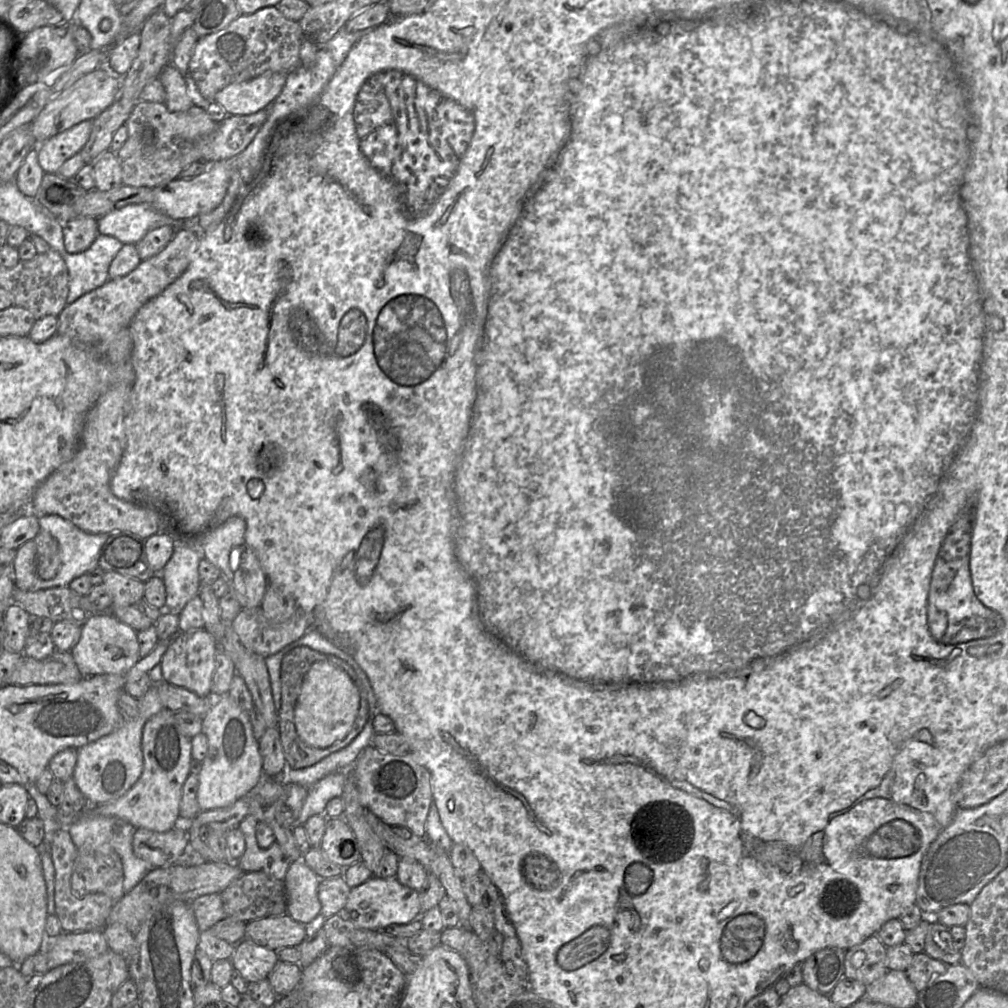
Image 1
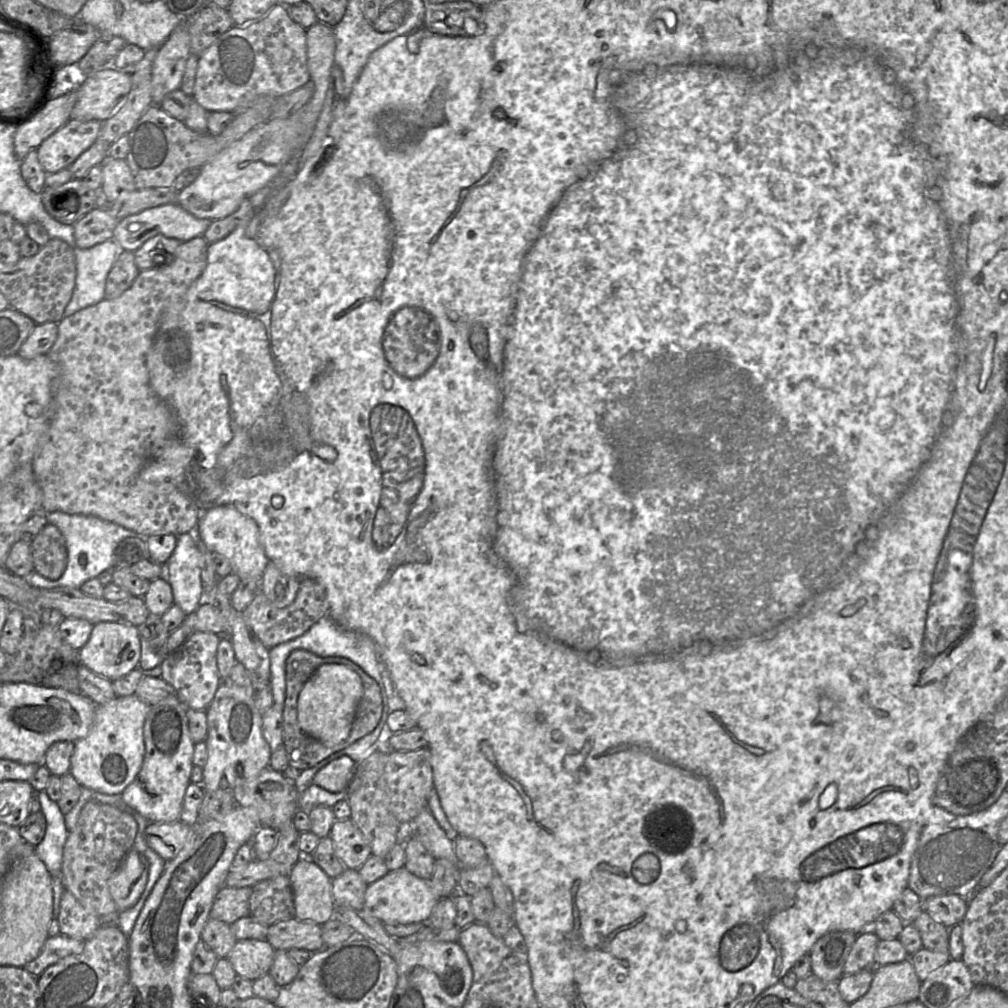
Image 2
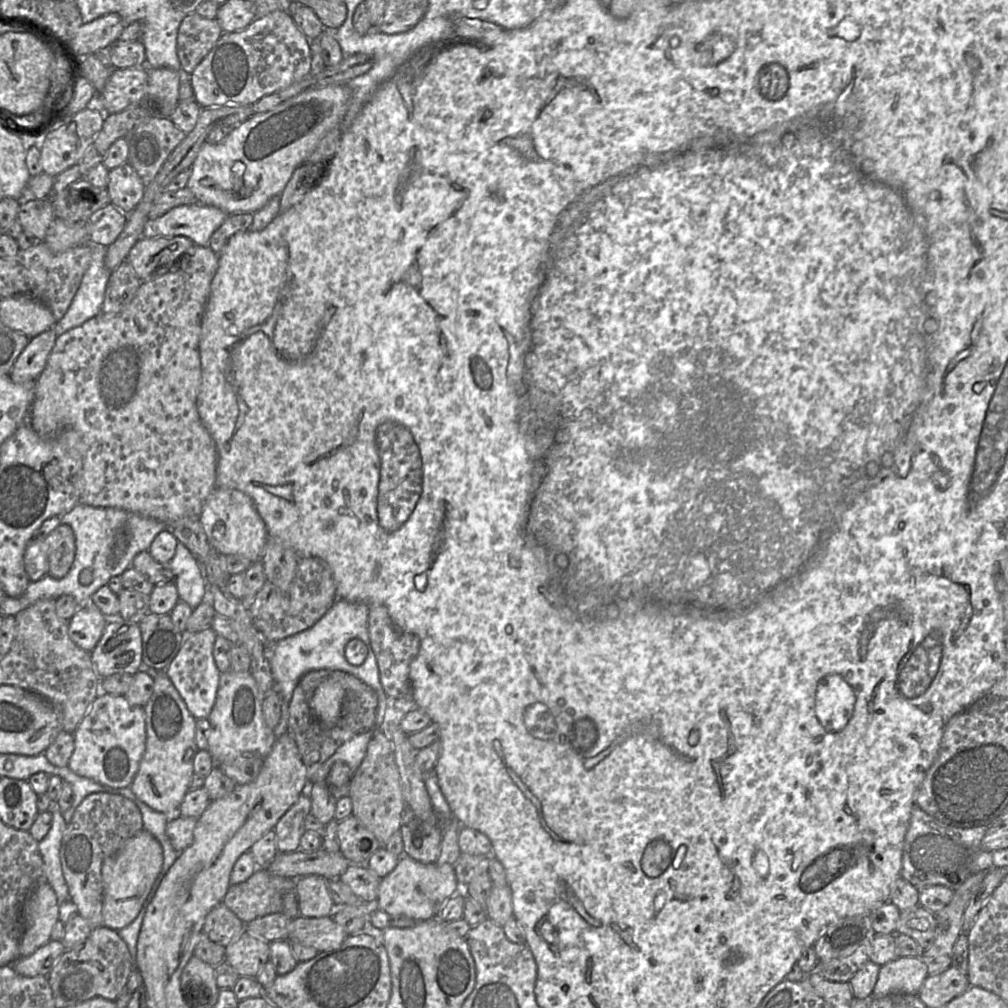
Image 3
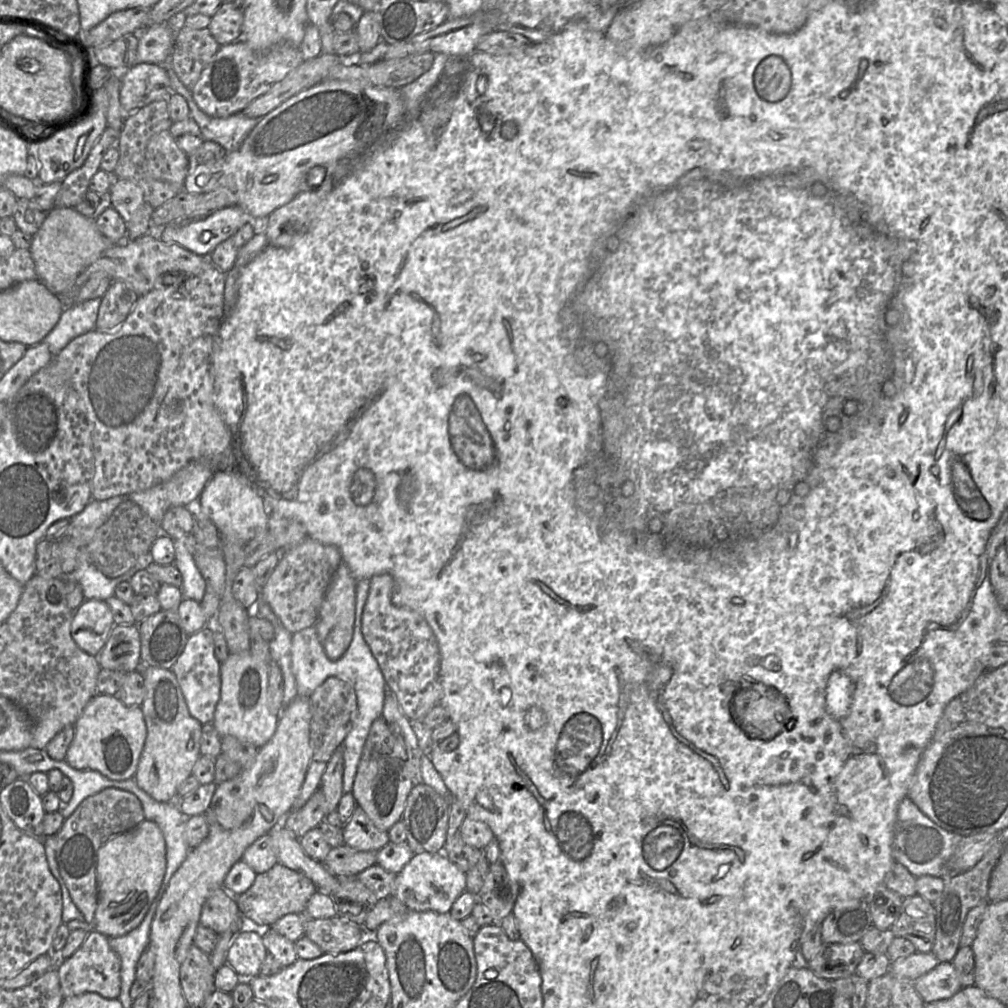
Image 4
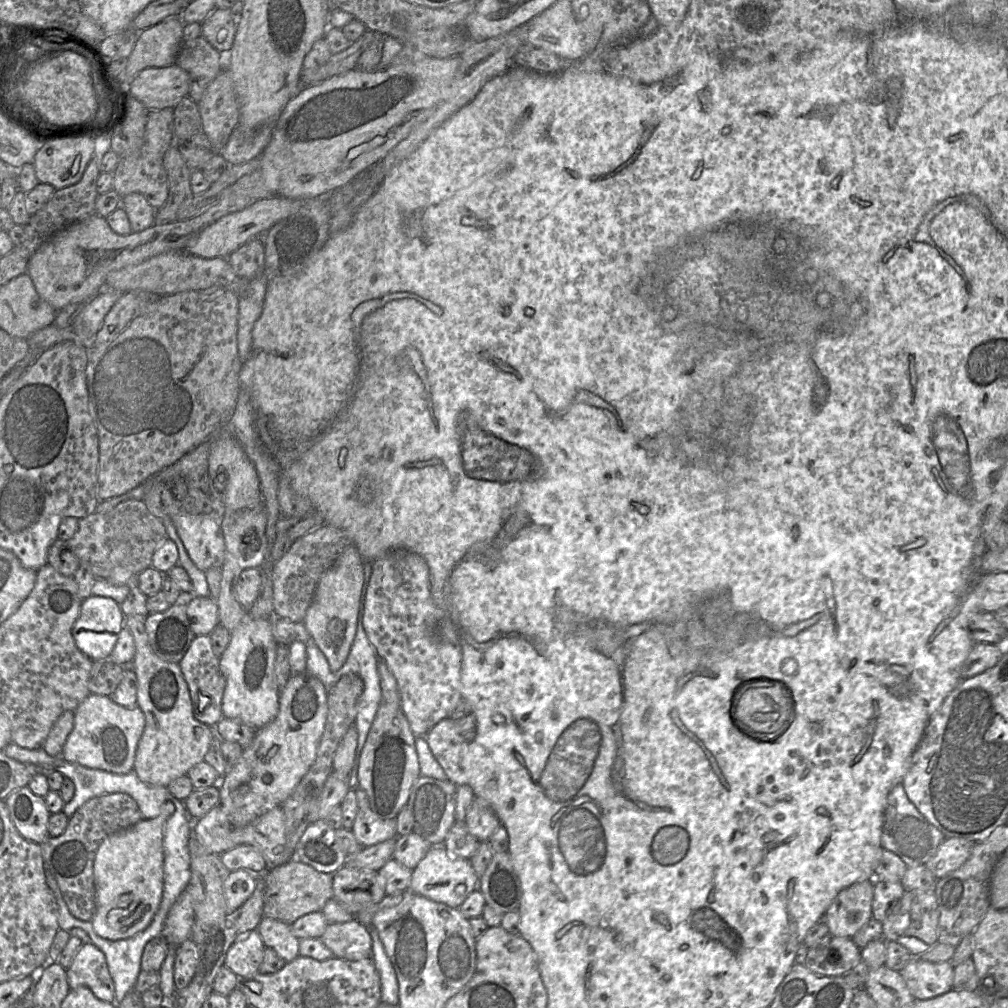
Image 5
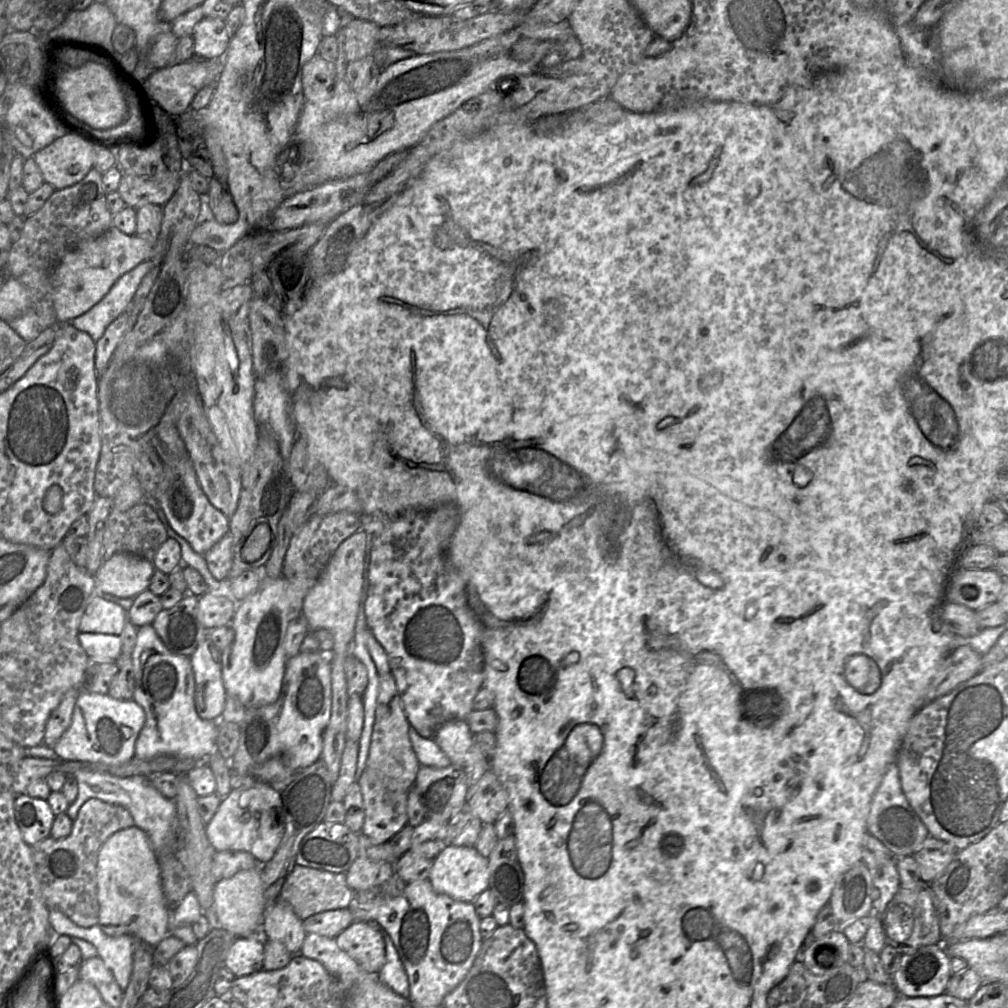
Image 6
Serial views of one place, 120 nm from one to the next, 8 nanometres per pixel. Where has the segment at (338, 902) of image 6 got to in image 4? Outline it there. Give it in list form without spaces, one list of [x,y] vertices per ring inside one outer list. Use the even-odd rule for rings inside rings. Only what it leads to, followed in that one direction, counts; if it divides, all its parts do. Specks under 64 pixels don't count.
[[[277,863],[268,871],[257,874],[253,885],[234,897],[247,924],[254,928],[265,929],[287,914],[305,913],[309,899],[317,891],[318,888],[314,883],[302,873]]]

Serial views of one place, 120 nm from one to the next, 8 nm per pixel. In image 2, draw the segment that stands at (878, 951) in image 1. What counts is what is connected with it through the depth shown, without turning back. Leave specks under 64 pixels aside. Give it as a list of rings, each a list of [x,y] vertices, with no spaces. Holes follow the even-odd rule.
[[[871,929],[858,934],[845,961],[843,975],[854,974],[862,969],[874,968],[875,952],[879,938]]]

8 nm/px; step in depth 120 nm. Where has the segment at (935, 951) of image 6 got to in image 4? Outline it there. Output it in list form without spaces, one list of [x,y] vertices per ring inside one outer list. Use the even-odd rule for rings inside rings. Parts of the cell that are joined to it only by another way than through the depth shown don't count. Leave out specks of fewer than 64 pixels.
[[[951,962],[938,963],[938,965],[936,965],[936,967],[931,971],[923,974],[913,981],[913,985],[925,1004],[948,999],[963,988],[960,983],[957,971]]]

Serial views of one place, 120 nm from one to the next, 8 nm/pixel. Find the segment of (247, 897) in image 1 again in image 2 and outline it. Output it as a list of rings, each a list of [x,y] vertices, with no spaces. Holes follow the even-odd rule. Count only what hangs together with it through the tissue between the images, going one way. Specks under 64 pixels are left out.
[[[279,875],[253,885],[249,916],[266,926],[295,917],[294,894],[288,876]]]

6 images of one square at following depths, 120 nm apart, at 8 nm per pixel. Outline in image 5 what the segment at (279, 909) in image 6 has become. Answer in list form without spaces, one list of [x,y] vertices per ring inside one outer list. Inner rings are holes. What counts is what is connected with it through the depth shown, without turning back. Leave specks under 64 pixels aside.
[[[263,917],[257,931],[264,945],[275,950],[287,963],[299,955],[300,939],[294,935],[291,925],[273,918]]]

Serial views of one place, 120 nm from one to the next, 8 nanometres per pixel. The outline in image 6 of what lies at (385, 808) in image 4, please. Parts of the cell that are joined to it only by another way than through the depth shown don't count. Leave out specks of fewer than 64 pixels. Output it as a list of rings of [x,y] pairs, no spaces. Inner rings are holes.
[[[392,673],[379,676],[375,723],[366,766],[381,773],[386,778],[388,790],[393,792],[409,791],[421,766],[409,739],[409,727]]]

